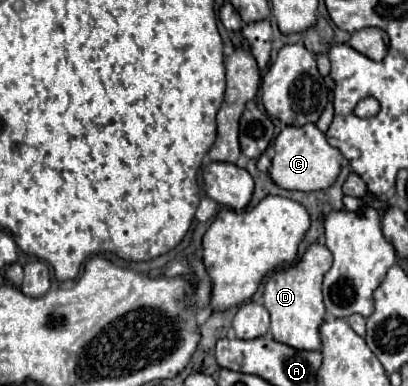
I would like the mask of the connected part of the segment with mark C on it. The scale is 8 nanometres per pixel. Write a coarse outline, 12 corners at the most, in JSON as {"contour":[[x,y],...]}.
{"contour":[[317,125],[285,127],[269,175],[283,189],[335,183],[341,151]]}

